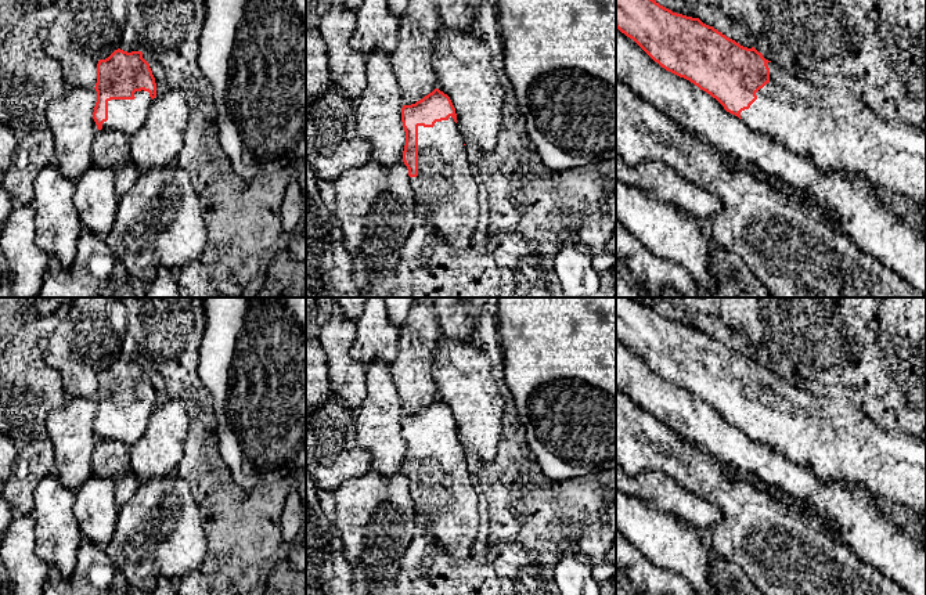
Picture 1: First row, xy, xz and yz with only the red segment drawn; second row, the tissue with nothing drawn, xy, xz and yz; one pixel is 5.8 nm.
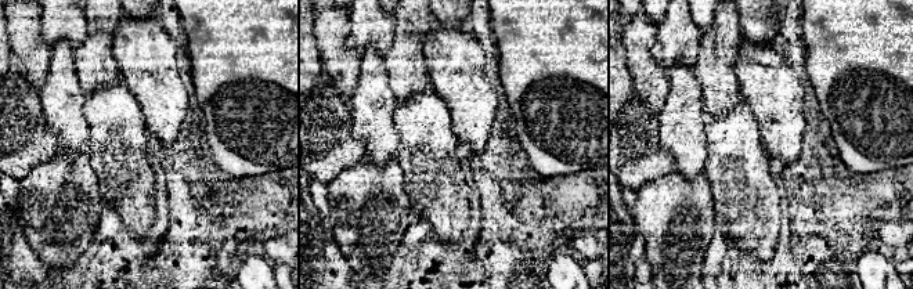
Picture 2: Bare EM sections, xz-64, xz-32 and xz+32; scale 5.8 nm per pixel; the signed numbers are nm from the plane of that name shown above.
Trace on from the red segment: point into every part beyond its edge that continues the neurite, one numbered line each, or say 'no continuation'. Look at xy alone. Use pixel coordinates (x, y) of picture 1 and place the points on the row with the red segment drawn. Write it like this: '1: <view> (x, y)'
1: xy (126, 116)

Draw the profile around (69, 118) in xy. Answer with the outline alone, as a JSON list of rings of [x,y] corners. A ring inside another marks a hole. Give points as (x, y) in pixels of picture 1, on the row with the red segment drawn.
[[[68,87],[65,94],[46,109],[46,126],[54,137],[54,162],[65,178],[76,181],[91,166],[91,147],[98,131],[93,119],[97,102],[94,87]]]

